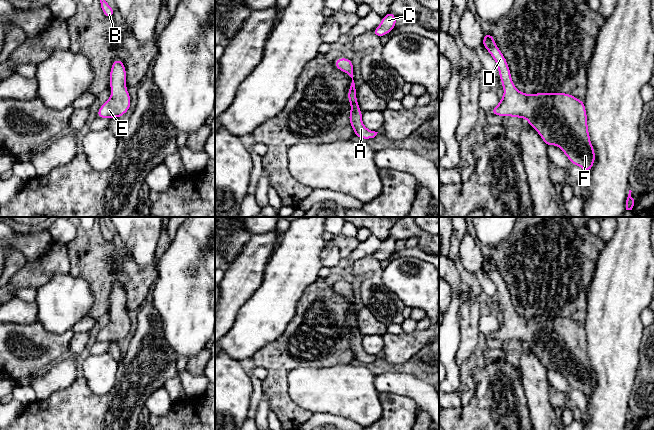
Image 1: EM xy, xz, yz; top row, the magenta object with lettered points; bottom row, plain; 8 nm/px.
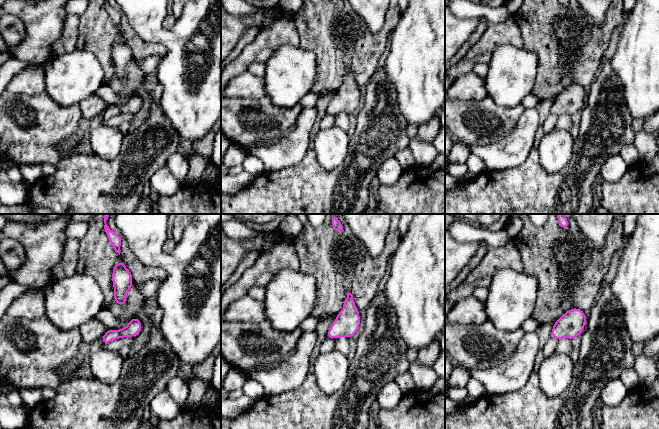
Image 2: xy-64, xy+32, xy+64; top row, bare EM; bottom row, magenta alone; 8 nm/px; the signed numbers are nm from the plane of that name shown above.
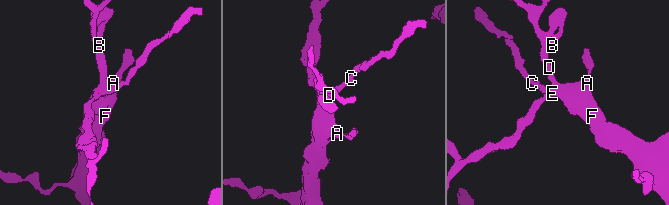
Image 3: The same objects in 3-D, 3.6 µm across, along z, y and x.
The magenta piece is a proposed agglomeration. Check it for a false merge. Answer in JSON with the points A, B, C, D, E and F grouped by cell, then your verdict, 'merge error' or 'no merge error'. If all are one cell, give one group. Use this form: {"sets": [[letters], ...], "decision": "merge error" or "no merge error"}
{"sets": [["A", "B", "C", "D", "E", "F"]], "decision": "no merge error"}

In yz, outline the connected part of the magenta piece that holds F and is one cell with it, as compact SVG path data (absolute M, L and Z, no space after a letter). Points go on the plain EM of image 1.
M484 257L482 269L494 282L504 312L502 323L490 337L526 342L548 371L560 371L572 388L588 397L595 386L595 375L590 365L584 325L567 317L525 318L518 315L493 260Z

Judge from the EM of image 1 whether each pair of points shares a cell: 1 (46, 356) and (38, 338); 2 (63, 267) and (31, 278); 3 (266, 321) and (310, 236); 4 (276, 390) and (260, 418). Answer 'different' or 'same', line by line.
1: same
2: same
3: same
4: different

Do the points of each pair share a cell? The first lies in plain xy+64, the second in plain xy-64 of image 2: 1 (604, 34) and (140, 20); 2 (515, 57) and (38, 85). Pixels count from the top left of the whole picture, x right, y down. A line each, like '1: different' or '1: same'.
1: different
2: different

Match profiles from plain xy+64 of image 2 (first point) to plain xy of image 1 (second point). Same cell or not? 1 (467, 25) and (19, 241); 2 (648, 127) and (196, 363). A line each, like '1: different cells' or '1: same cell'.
1: same cell
2: same cell

